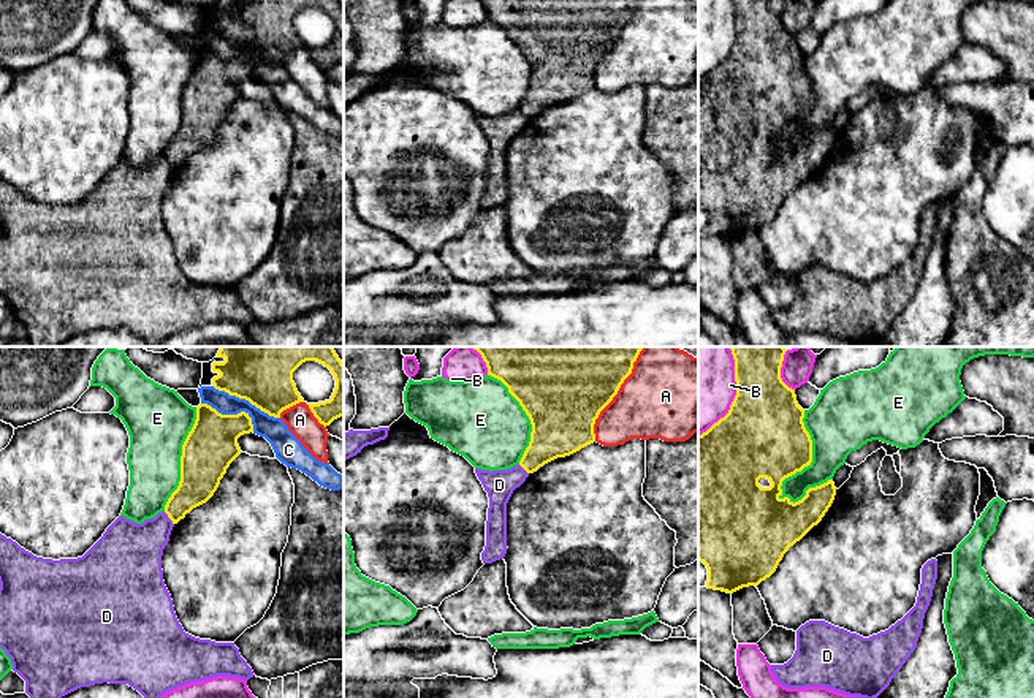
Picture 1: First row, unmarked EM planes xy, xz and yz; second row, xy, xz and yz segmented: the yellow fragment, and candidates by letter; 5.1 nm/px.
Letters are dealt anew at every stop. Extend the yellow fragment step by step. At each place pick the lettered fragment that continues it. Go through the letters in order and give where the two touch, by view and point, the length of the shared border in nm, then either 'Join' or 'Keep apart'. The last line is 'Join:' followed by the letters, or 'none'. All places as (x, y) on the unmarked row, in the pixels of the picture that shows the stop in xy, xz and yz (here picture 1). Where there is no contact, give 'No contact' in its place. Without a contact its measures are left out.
A: Touches yellow at xz (613, 41). Shared border 500 nm. Keep apart
B: Touches yellow at yz (735, 43). Shared border 460 nm. Keep apart
C: Touches yellow at xy (246, 45). Shared border 380 nm. Keep apart
D: Touches yellow at xy (168, 162). Shared border 90 nm. Keep apart
E: Touches yellow at yz (809, 108). Shared border 480 nm. Keep apart
Join: none

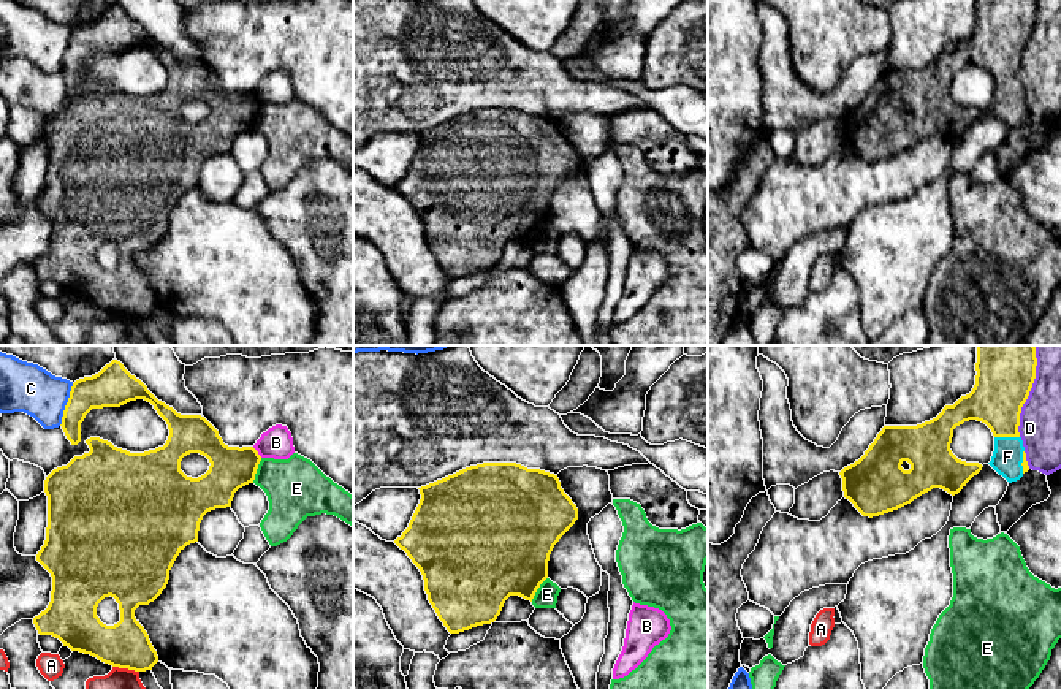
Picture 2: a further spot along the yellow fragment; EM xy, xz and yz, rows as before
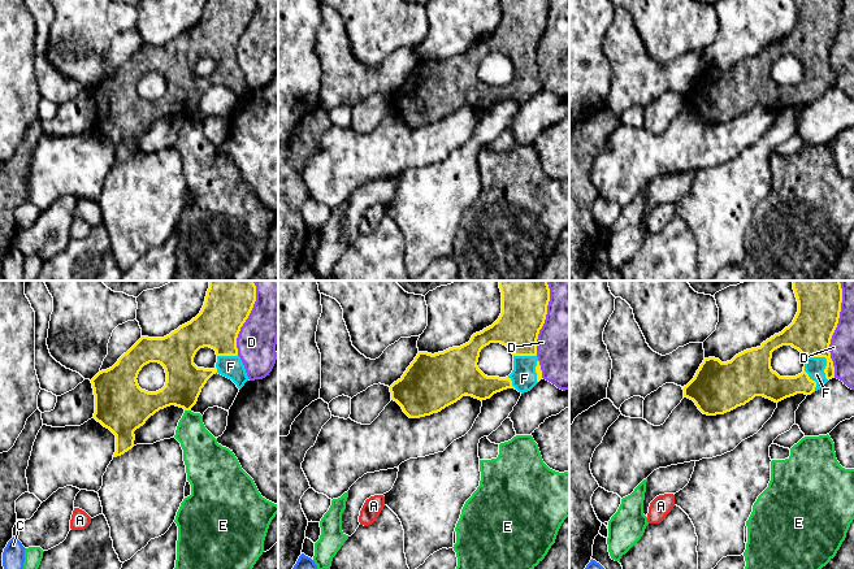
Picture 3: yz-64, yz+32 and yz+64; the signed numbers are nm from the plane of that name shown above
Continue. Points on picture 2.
A: Touches yellow at xy (125, 312). Shared border 140 nm. Keep apart
B: Touches yellow at xy (257, 97). Shared border 80 nm. Keep apart
C: Touches yellow at xy (67, 49). Shared border 220 nm. Keep apart
D: Touches yellow at yz (1028, 40). Shared border 420 nm. Keep apart
E: Touches yellow at xy (255, 116). Shared border 140 nm. Keep apart
F: Touches yellow at yz (1007, 81). Shared border 130 nm. Join
Join: F

